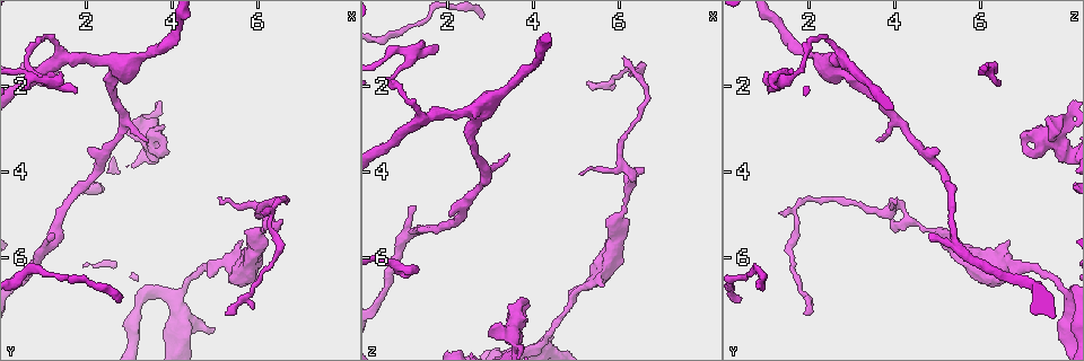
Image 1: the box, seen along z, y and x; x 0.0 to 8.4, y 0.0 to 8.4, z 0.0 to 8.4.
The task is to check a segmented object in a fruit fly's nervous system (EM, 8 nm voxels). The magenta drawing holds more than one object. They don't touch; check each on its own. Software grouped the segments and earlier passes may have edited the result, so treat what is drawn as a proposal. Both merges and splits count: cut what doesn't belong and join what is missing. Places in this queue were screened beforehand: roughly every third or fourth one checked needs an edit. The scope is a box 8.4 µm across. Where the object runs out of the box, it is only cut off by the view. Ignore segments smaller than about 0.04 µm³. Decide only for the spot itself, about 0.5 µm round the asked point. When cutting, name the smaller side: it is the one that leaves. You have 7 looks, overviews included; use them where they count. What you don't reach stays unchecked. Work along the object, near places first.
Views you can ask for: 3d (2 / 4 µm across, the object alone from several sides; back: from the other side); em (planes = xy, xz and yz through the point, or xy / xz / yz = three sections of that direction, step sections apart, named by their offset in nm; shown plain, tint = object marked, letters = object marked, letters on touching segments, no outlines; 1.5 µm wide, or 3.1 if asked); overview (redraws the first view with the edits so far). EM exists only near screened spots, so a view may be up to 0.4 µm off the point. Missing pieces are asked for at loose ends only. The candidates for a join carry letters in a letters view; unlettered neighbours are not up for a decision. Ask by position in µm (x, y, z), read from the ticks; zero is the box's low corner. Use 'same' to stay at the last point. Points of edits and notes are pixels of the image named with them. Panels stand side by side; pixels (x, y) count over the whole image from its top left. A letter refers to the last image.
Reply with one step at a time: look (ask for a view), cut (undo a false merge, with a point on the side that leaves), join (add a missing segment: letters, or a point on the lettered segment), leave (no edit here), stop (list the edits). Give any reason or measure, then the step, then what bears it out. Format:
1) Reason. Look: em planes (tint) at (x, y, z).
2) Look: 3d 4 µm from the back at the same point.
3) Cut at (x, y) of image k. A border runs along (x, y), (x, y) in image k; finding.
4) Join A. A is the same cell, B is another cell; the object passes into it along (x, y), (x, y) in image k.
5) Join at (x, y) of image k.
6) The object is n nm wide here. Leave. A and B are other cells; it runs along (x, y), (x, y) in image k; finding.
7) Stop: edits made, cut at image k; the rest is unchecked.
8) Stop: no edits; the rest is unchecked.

Free end. Look: em yz step 8 (tint) at (6.55, 5.10, 3.90).

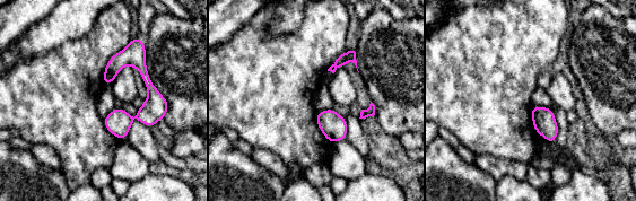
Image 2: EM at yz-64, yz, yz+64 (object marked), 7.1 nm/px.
Look: em planes (letters) at the same point.

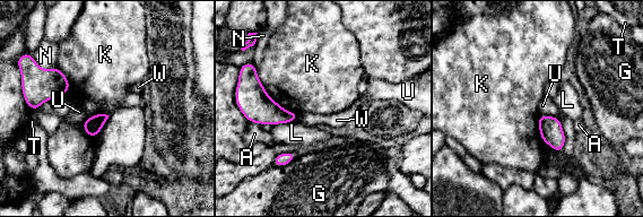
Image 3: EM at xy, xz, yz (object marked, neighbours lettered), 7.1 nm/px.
Leave. A, G, K, L, N, T, U and W are other cells; a border runs along (255, 72), (267, 94), (297, 114) in image 3; none of them fits.

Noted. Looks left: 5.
Abrupt turn. Look: em planes (plain) at (6.40, 4.75, 1.80).

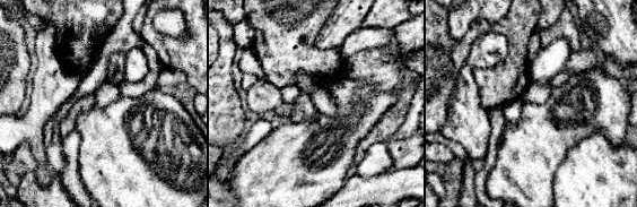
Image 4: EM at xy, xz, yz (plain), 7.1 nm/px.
What lies round it. Look: em planes (letters) at the same point.

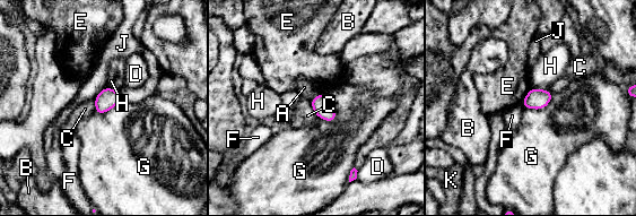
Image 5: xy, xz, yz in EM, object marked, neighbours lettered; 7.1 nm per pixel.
The object is 140 nm wide here. Leave. A, B, C, D, E, F, G, H, J and K are other cells; continuous, no second neuron.

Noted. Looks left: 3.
Branch point. Look: em xy step 8 (letters) at (1.50, 1.35, 2.70).

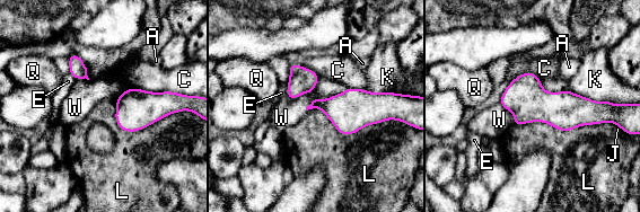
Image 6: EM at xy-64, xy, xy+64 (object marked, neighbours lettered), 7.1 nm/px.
Cut at (294, 68) of image 6. A, C, E, J, K, L, Q and W are other cells; a border runs along (301, 67), (290, 78) in image 6; two neurons meet here.

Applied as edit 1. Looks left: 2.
Stop: edits made, cut at image 6; the rest is unchecked.

